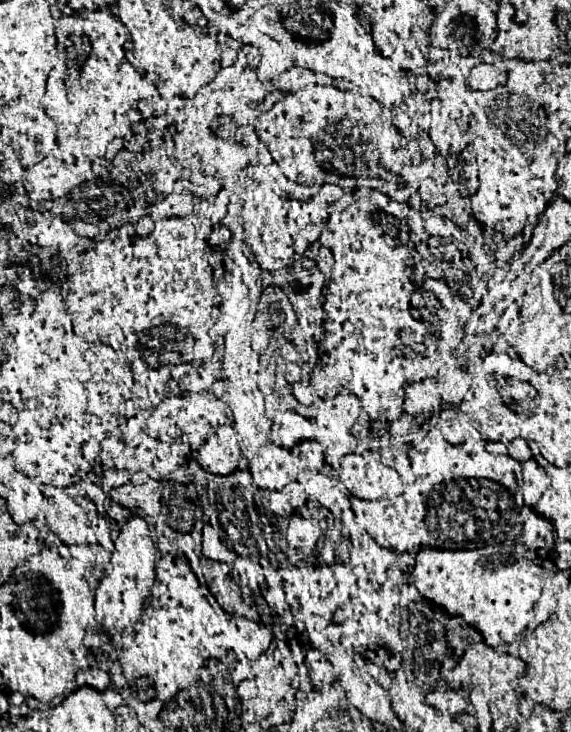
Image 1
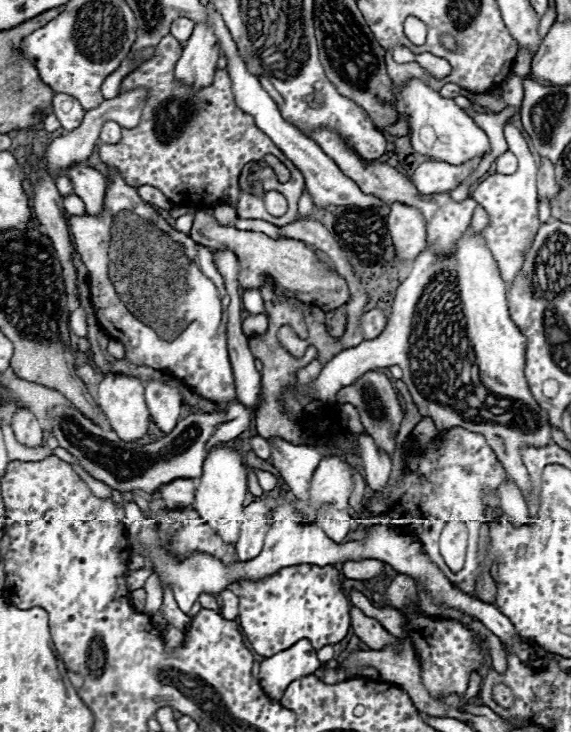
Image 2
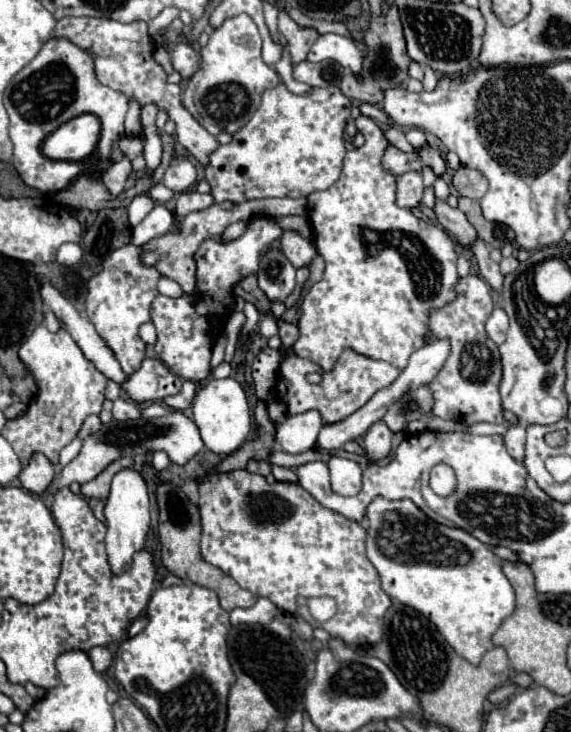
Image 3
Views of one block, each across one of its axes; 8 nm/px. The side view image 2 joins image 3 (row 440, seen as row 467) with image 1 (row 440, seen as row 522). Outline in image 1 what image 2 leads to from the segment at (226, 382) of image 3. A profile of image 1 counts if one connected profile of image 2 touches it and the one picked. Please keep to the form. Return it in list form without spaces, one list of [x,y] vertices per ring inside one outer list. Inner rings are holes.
[[[218,426],[208,438],[204,446],[196,452],[198,464],[216,476],[228,476],[240,468],[240,450],[238,450],[238,434],[230,426]]]

